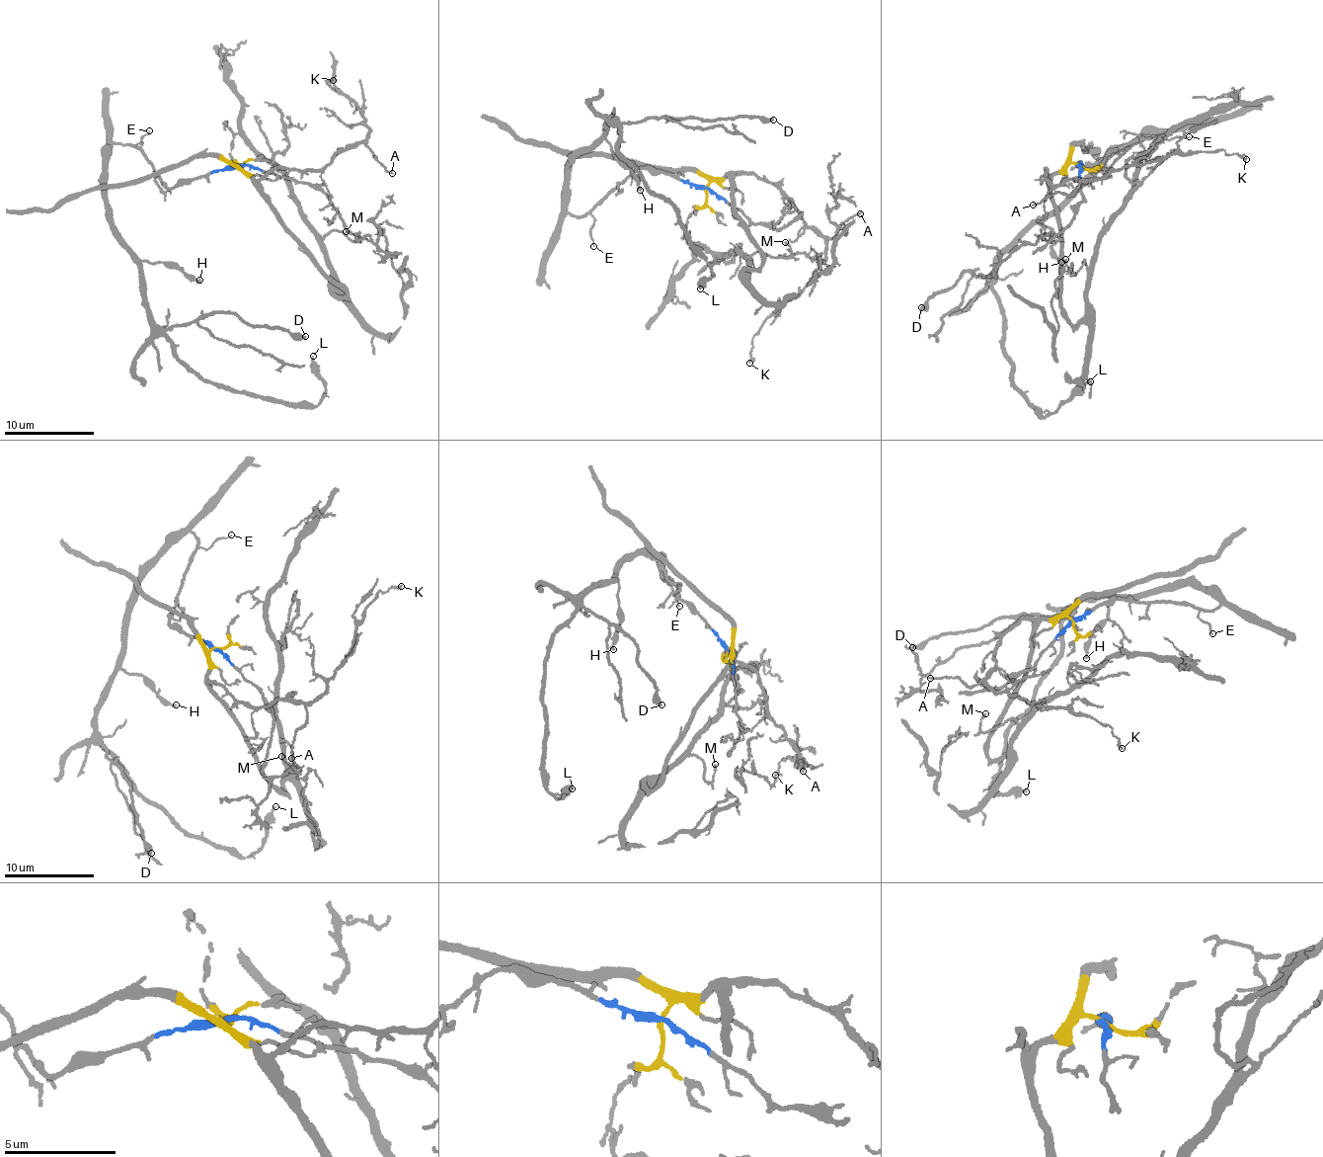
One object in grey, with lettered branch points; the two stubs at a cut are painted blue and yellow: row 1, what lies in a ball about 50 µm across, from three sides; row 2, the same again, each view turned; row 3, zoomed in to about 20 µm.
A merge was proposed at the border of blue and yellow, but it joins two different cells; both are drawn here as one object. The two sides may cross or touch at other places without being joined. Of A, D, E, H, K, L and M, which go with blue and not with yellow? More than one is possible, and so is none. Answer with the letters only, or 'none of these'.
D, E, H, L

